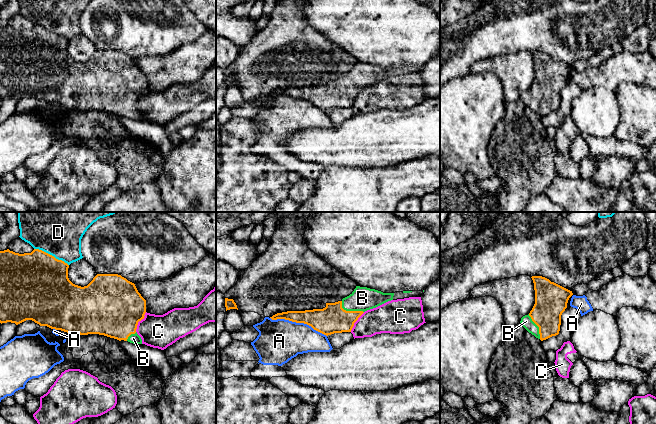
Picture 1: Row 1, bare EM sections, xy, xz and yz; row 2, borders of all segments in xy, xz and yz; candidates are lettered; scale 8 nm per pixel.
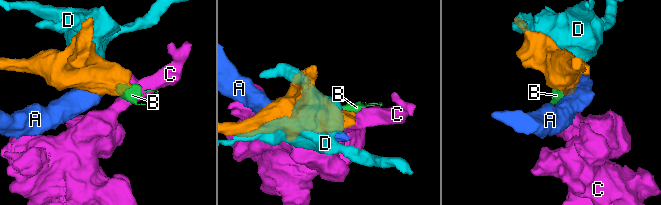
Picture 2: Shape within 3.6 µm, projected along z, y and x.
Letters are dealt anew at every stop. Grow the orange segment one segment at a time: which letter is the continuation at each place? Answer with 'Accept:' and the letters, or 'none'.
Accept: B

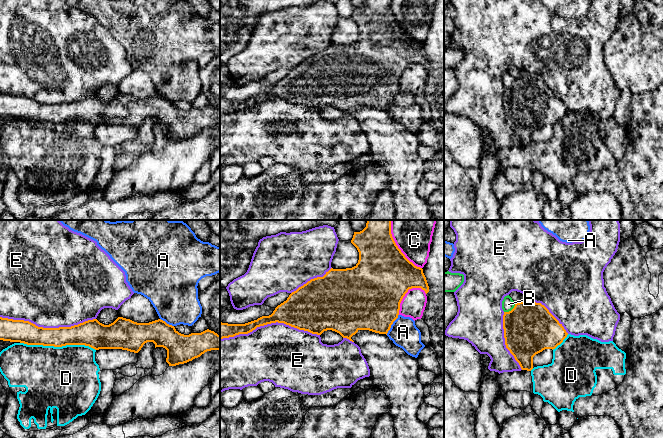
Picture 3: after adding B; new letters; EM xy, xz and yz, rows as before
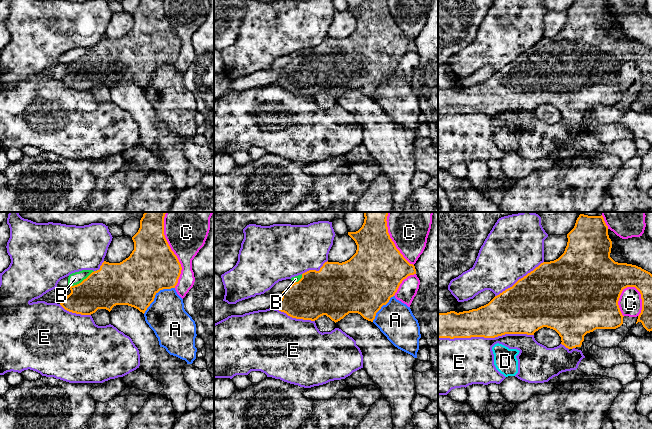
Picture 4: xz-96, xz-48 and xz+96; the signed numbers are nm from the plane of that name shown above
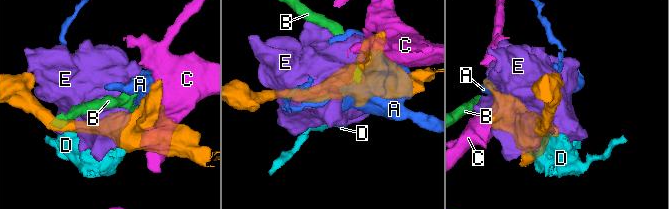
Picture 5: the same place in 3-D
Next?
Accept: none

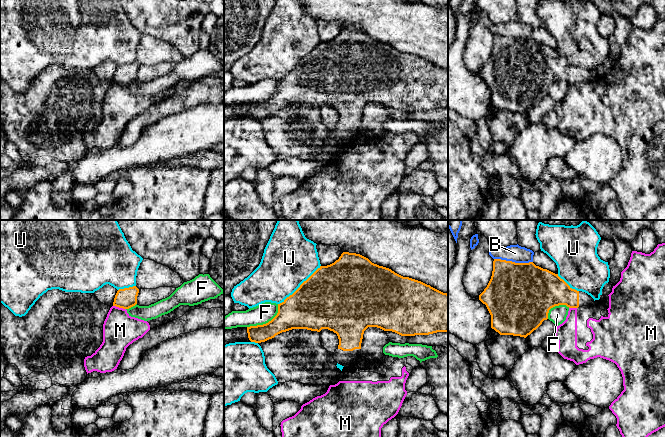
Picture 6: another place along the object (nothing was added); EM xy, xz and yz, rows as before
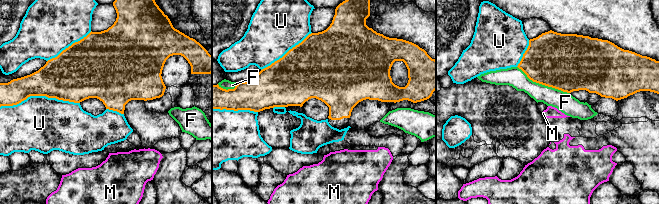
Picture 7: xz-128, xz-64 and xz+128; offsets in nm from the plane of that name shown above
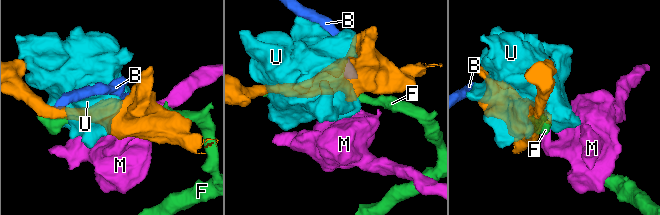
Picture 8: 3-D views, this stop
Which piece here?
Accept: none

